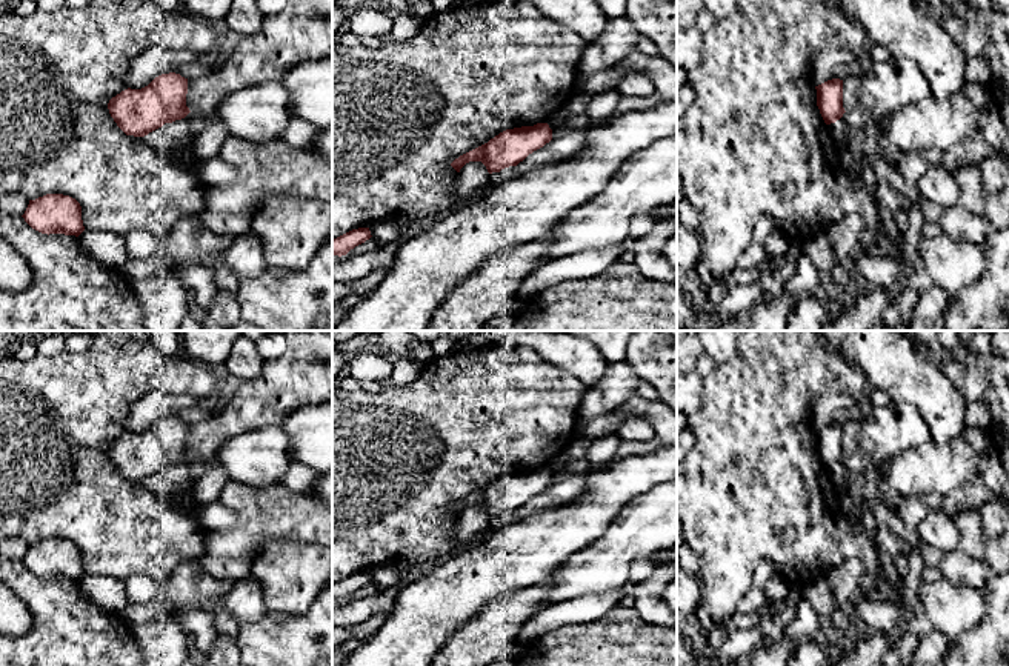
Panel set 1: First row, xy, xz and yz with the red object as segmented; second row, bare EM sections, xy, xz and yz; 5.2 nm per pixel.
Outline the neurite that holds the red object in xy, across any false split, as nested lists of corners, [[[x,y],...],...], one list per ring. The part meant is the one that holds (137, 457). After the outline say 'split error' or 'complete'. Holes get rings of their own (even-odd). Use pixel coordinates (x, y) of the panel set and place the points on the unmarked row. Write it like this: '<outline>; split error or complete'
[[[169,417],[155,421],[142,434],[122,435],[109,445],[108,454],[126,480],[145,481],[191,457],[186,451],[186,438],[188,423]]]; complete

